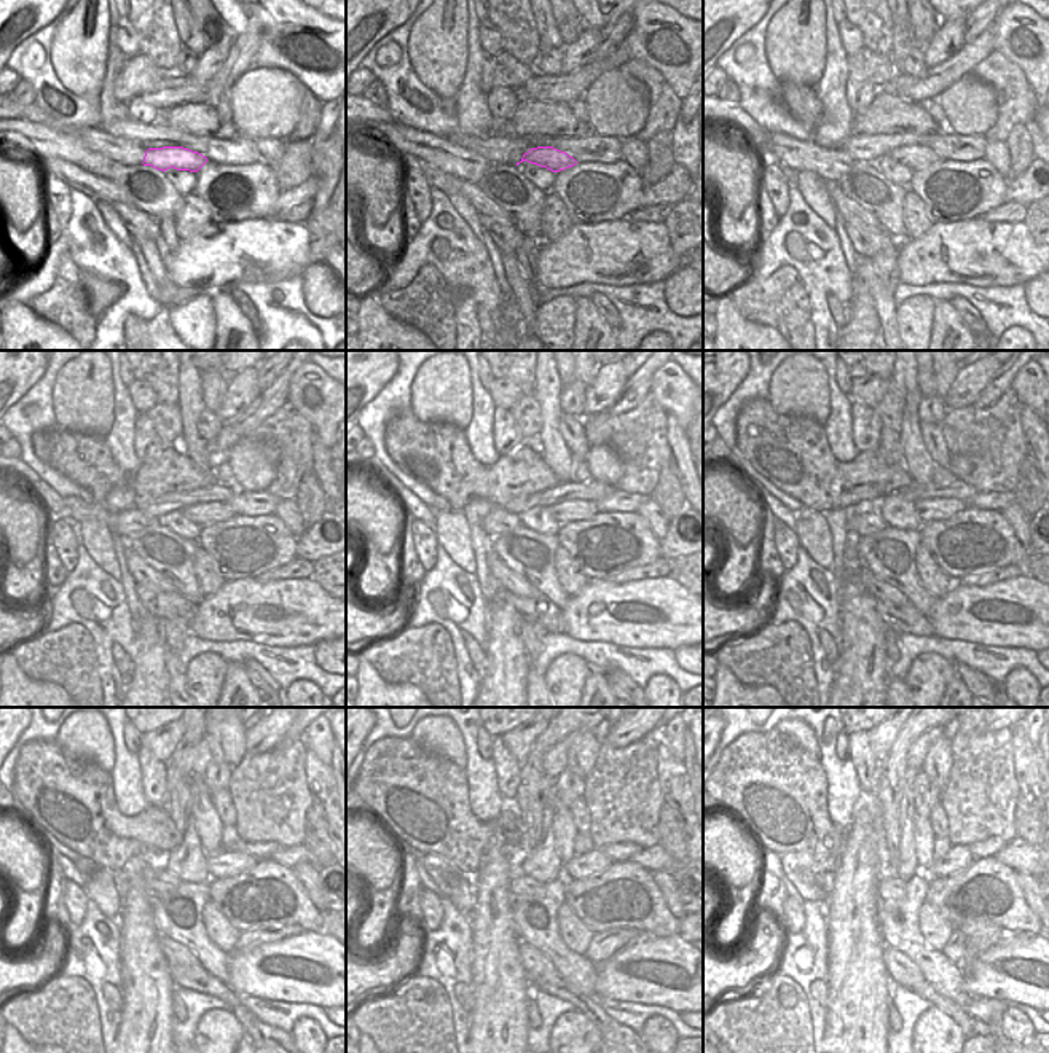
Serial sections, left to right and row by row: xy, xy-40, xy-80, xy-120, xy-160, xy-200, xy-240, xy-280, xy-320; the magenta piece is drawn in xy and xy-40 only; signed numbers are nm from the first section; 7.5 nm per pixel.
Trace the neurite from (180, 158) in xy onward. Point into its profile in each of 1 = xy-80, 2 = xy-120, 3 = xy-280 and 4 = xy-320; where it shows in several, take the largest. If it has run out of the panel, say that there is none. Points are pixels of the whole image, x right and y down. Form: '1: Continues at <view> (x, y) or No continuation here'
1: Continues at xy-80 (914, 156)
2: Continues at xy-120 (203, 515)
3: Continues at xy-280 (593, 862)
4: Continues at xy-320 (958, 857)

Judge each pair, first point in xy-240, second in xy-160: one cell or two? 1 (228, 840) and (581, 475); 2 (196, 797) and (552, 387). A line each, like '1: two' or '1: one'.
1: one
2: one

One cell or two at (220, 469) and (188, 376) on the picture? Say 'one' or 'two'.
two

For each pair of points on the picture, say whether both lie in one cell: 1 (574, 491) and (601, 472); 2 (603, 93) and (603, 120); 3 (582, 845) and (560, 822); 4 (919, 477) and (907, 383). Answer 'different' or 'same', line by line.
1: different
2: same
3: different
4: same

